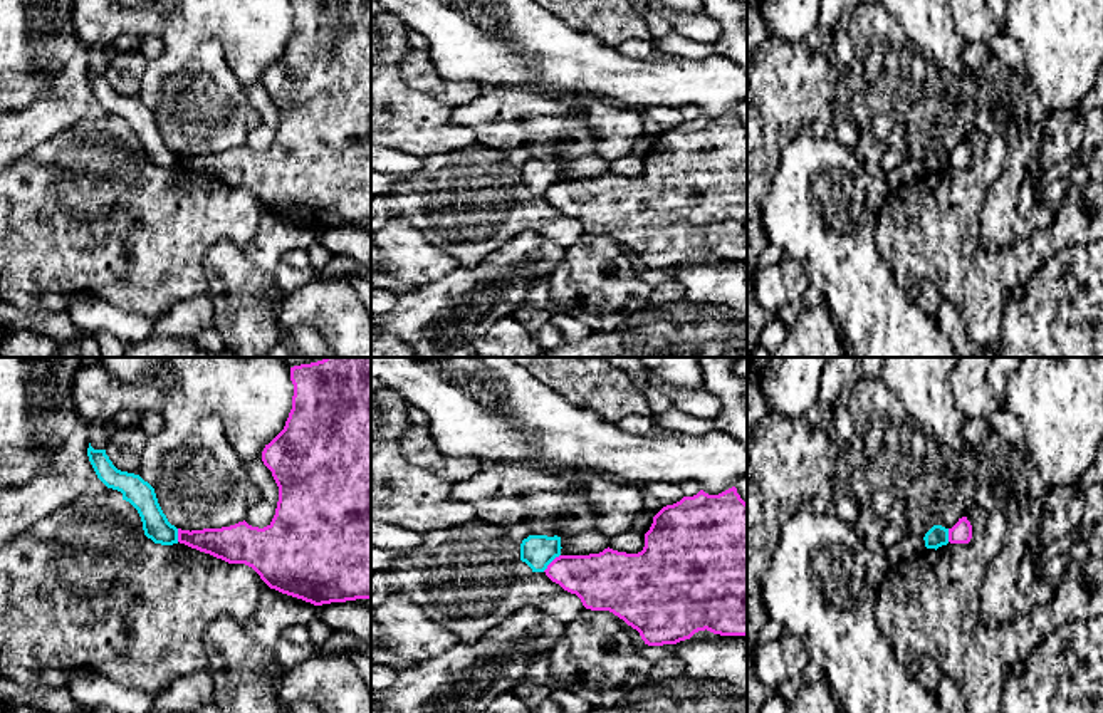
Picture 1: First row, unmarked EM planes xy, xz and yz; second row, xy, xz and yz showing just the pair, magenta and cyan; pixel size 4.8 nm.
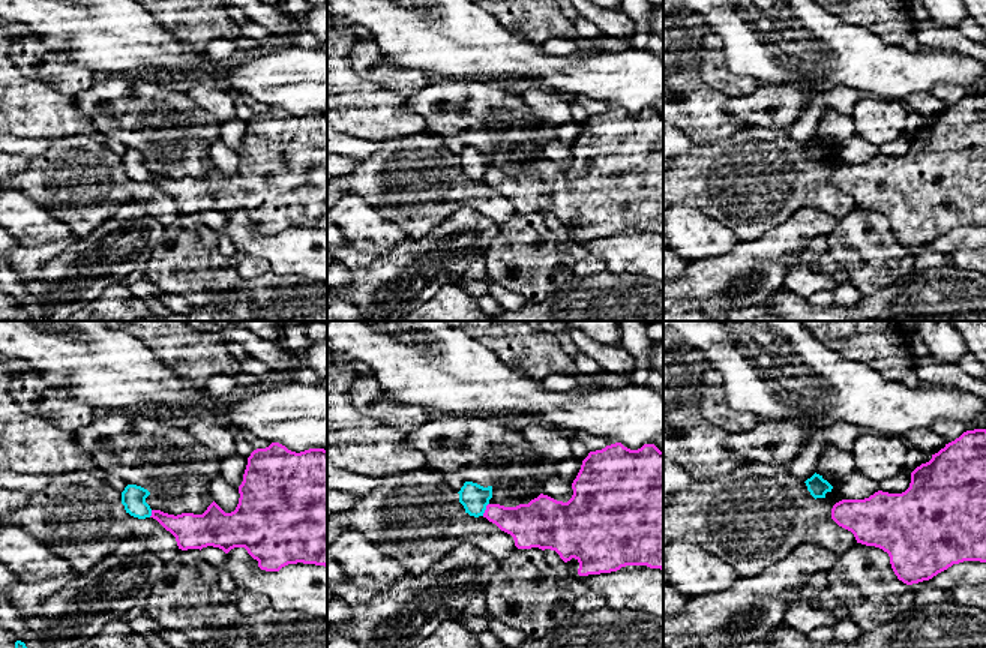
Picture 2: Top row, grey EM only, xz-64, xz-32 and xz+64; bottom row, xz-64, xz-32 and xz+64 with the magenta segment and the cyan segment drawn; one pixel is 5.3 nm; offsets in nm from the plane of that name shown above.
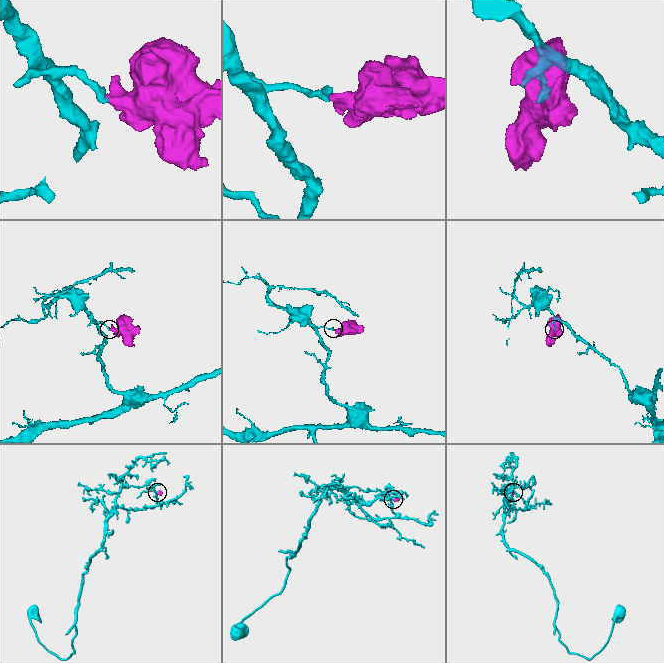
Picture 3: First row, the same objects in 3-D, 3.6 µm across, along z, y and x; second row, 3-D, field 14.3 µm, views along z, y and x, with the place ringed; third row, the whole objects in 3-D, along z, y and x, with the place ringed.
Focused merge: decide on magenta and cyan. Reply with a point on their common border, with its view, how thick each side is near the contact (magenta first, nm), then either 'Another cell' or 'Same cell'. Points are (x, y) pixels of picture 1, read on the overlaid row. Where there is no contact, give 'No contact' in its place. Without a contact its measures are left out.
Touches magenta at xz (551, 562). Thickness 260 nm (magenta) against 160 nm. Another cell

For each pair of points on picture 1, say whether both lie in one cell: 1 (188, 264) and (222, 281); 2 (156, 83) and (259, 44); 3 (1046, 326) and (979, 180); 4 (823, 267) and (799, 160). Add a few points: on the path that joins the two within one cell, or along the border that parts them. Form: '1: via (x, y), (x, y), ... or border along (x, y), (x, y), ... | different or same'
1: border along (227, 239), (220, 239), (205, 257), (207, 291) | different
2: via (177, 56), (200, 32), (232, 32) | same
3: border along (1043, 260), (1024, 286) | different
4: via (823, 240), (818, 220), (806, 205), (805, 187) | same

